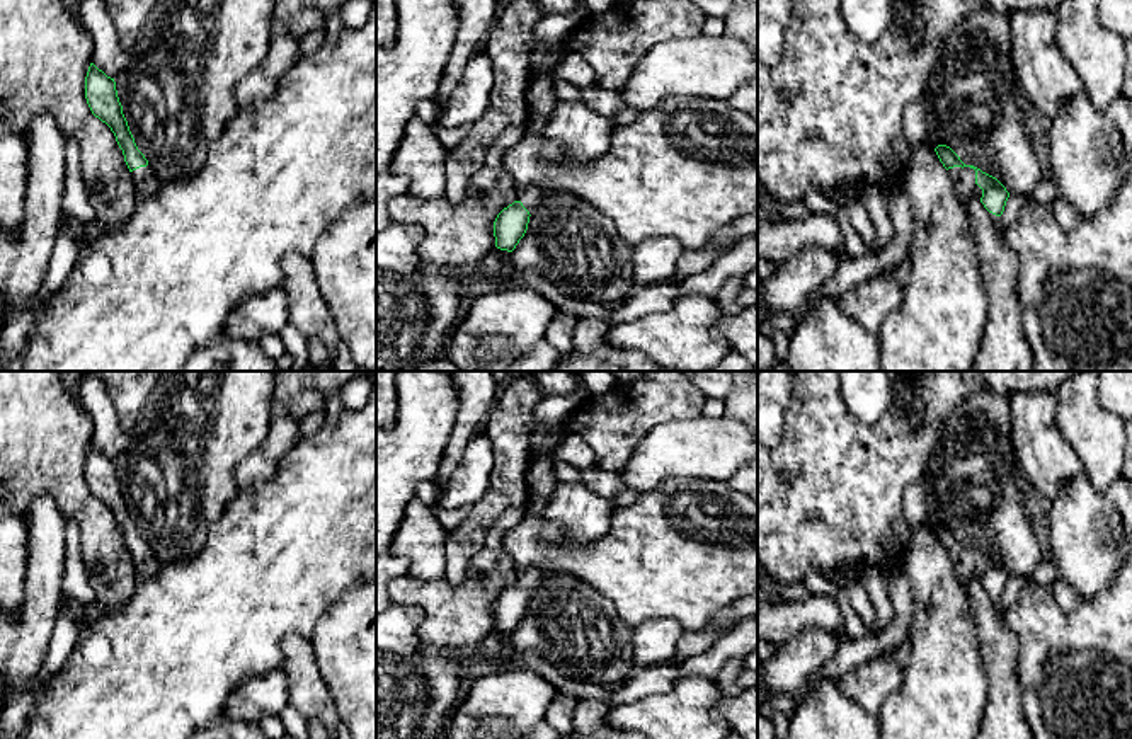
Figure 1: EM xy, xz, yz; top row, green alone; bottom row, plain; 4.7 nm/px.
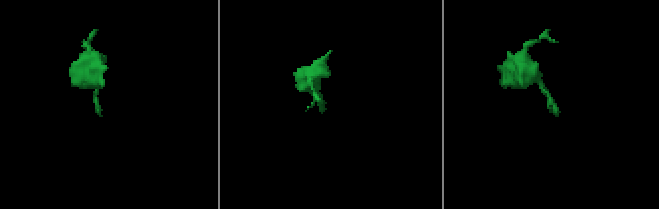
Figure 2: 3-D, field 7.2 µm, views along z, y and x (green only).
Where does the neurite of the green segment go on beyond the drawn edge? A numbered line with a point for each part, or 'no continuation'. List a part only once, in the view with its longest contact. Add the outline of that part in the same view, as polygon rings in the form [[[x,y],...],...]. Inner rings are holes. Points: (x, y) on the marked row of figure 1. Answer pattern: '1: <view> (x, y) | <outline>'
1: yz (964, 179) | [[[953,167],[948,169],[948,175],[953,180],[957,194],[967,201],[970,198],[982,198],[982,189],[975,184],[975,170],[970,167]]]

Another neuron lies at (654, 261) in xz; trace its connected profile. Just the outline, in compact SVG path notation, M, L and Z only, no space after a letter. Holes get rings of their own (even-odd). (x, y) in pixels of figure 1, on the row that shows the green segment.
M672 237L652 238L633 247L632 264L637 288L676 281L677 259L684 247Z

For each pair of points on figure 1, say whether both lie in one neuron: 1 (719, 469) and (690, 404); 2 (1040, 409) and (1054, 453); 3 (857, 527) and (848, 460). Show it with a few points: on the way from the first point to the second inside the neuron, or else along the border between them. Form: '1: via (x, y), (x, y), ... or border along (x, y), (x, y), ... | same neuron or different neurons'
1: border along (700, 414), (690, 419), (663, 421), (656, 426) | different neurons
2: via (1040, 419), (1040, 440), (1044, 443) | same neuron
3: via (848, 509), (848, 477) | same neuron

